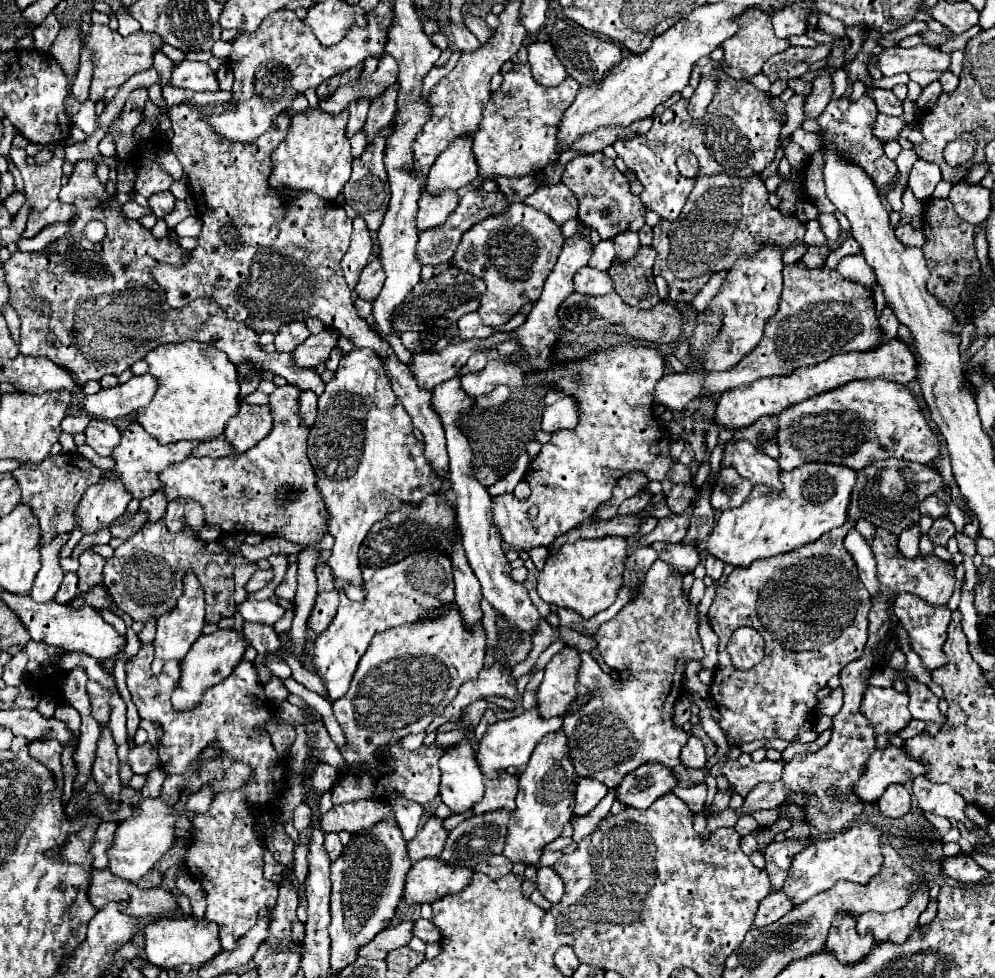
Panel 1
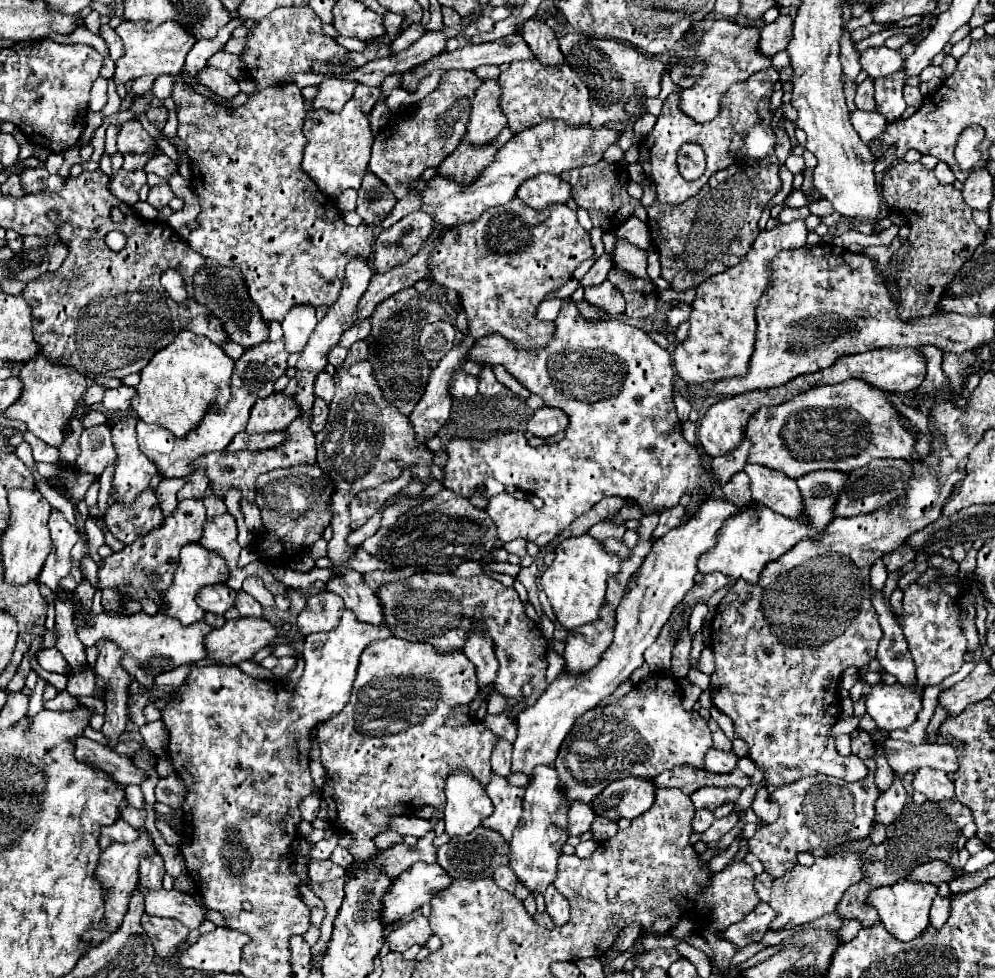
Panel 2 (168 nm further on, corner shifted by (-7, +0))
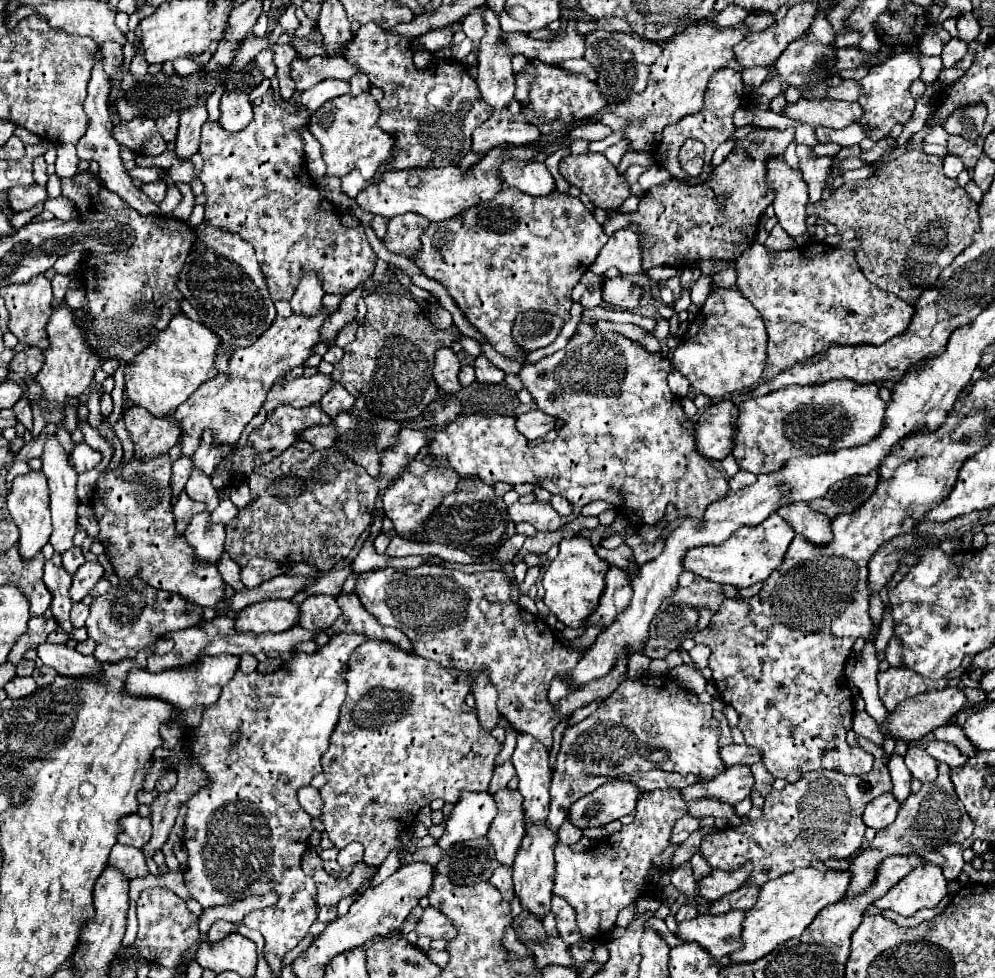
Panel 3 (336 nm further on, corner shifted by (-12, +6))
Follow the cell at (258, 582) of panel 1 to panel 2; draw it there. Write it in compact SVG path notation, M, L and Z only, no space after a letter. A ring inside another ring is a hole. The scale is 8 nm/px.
M250 576L250 578L246 578L246 580L244 580L242 590L244 590L246 594L254 596L254 598L264 606L264 608L274 606L274 596L266 590L266 586L264 586L262 578L258 578L258 576Z

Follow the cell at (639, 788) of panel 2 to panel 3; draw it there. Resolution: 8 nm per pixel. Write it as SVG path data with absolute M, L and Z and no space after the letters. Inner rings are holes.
M611 780L601 784L591 794L573 802L569 810L569 822L575 822L579 830L605 826L625 814L631 814L637 806L639 790L633 782Z

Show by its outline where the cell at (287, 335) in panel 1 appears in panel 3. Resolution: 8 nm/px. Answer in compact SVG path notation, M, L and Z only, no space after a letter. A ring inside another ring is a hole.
M307 272L303 274L293 298L289 300L291 308L295 314L305 314L305 316L315 316L321 312L321 298L325 296L323 290L323 282L319 278L319 274L315 272Z

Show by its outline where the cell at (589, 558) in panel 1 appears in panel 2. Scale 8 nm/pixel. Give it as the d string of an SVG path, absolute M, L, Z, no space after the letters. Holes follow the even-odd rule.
M590 534L570 536L556 546L556 560L542 574L542 590L546 592L560 624L564 628L578 628L598 620L600 610L606 602L608 578L622 570L622 558L618 554L608 554L604 546Z

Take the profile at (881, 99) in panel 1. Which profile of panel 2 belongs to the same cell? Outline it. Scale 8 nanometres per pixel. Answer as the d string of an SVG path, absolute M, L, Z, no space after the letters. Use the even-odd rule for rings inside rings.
M866 78L856 92L856 106L860 110L876 110L876 100L874 100L874 82L870 78Z

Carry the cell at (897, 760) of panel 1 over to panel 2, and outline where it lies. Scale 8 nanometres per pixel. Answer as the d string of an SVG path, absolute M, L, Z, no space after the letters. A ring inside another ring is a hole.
M886 738L884 756L900 780L918 768L934 768L942 772L954 772L958 768L956 752L950 746L914 746L902 740Z

